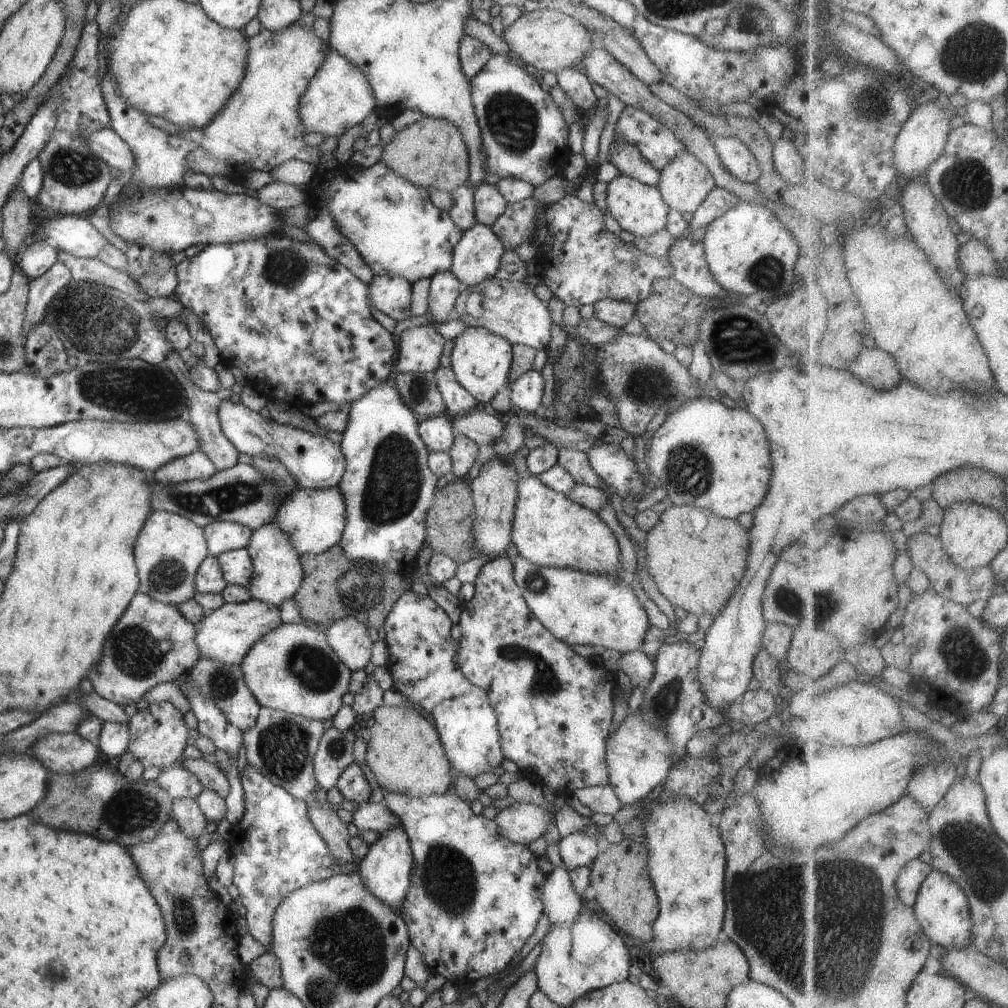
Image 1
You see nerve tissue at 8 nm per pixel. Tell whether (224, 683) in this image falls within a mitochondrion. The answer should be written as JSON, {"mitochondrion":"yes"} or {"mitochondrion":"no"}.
{"mitochondrion":"yes"}

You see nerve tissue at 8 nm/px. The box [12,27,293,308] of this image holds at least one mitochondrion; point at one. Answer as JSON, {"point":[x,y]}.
{"point":[75,168]}

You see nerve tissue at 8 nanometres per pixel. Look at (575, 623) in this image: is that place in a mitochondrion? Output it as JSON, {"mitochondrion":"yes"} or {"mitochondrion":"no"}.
{"mitochondrion":"no"}

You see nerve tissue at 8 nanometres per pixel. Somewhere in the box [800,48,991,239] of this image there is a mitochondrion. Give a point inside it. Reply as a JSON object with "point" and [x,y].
{"point":[879,108]}

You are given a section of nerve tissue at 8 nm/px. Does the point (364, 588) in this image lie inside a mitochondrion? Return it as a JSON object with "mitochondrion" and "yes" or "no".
{"mitochondrion":"yes"}

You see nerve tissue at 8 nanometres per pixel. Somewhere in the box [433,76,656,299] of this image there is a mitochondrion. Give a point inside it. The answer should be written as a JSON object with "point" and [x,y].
{"point":[513,120]}

